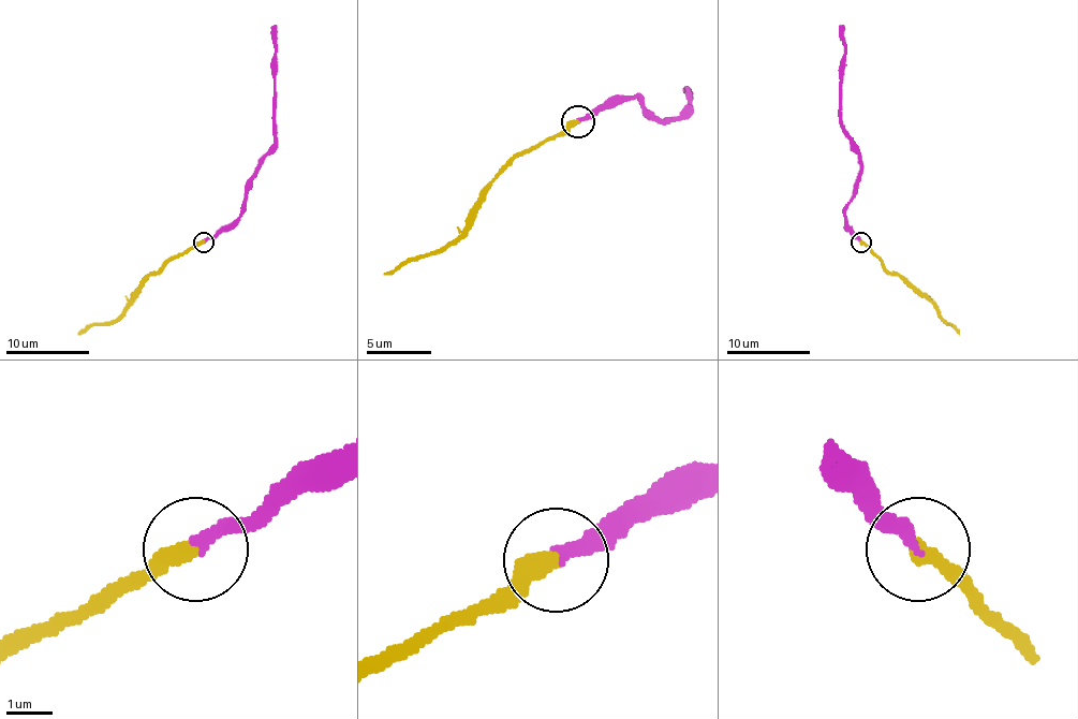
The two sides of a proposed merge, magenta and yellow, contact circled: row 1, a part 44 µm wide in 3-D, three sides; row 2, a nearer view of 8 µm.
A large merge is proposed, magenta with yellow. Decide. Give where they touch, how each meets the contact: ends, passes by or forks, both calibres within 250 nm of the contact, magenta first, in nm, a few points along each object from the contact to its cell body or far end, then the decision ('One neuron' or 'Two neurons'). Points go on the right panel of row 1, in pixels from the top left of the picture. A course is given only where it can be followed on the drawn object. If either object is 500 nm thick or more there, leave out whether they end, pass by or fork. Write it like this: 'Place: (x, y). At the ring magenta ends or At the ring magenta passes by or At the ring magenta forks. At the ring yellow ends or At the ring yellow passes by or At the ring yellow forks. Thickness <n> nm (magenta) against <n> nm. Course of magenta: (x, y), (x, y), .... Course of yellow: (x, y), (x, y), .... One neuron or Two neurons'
Place: (861, 241). At the ring magenta ends. At the ring yellow ends. Thickness 320 nm (magenta) against 420 nm. Course of magenta: (860, 240), (852, 232), (846, 215), (846, 205), (860, 167), (860, 152), (842, 123), (844, 30), (840, 26). Course of yellow: (860, 243), (880, 261), (913, 283), (958, 334). One neuron

